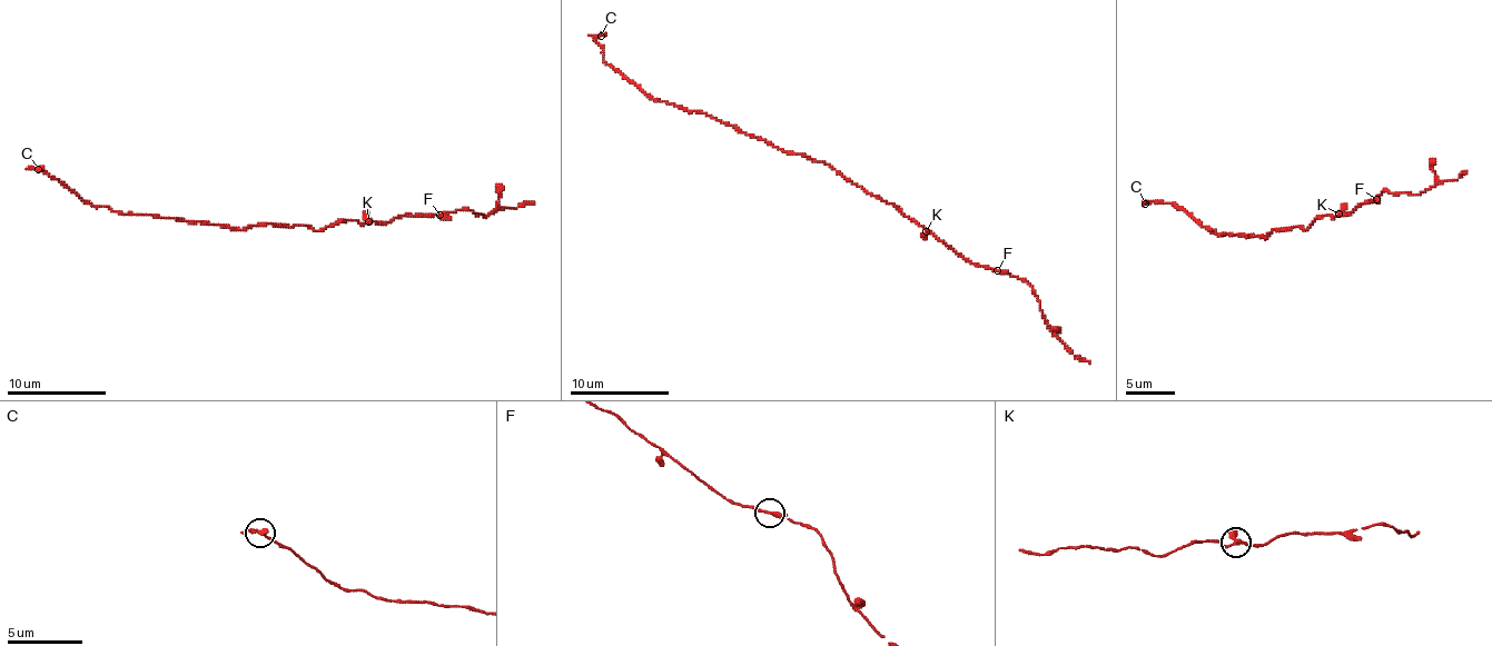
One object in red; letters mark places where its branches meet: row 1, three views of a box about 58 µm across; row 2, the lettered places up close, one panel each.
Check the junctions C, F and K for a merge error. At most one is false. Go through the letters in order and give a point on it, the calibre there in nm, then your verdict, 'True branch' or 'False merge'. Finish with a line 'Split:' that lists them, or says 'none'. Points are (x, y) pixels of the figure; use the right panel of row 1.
C: Place: (1145, 204). Thickness 240 nm. True branch
F: Place: (1376, 199). Thickness 280 nm. True branch
K: Place: (1339, 214). Thickness 300 nm. True branch
Split: none

